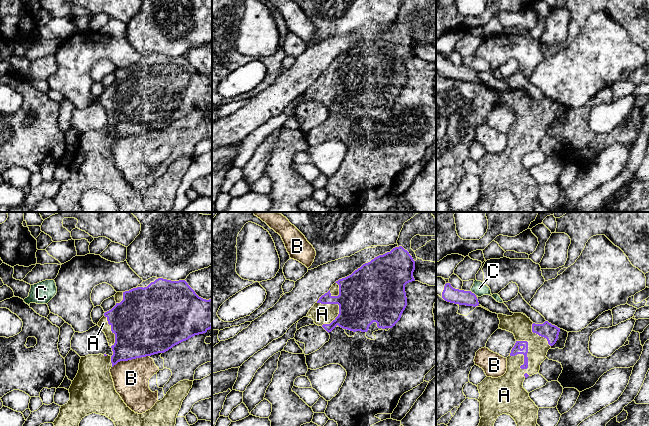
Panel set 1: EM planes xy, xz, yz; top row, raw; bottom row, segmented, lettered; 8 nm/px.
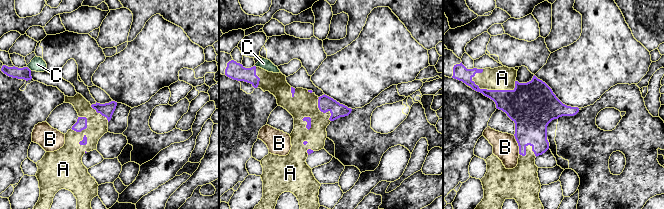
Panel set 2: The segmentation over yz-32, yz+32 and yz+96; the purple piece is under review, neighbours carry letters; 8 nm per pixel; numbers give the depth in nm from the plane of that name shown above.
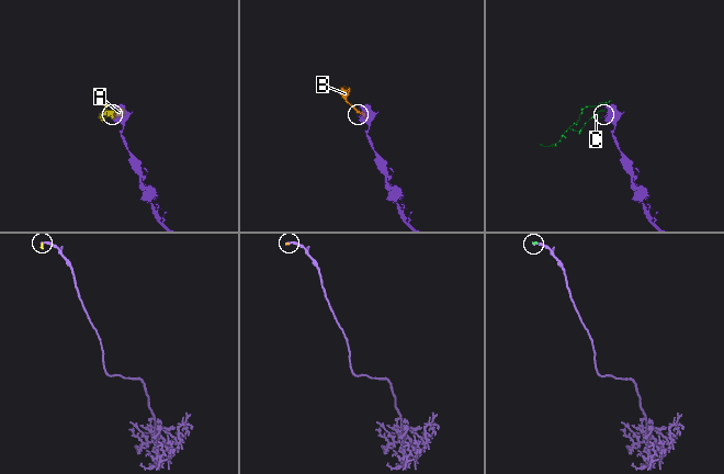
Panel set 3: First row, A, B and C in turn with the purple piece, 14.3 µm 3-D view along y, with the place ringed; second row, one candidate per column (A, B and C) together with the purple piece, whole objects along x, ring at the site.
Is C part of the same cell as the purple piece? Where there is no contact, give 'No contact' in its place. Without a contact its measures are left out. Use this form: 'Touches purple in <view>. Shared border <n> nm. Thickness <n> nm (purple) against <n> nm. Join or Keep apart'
Touches purple in yz. Shared border 70 nm. Thickness 120 nm (purple) against 120 nm. Keep apart

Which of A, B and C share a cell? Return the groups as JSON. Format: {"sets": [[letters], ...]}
{"sets": [["A"], ["B"], ["C"]]}

